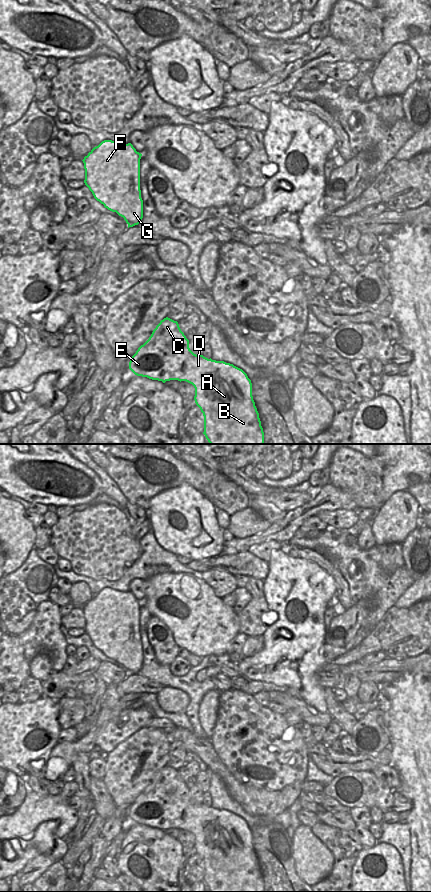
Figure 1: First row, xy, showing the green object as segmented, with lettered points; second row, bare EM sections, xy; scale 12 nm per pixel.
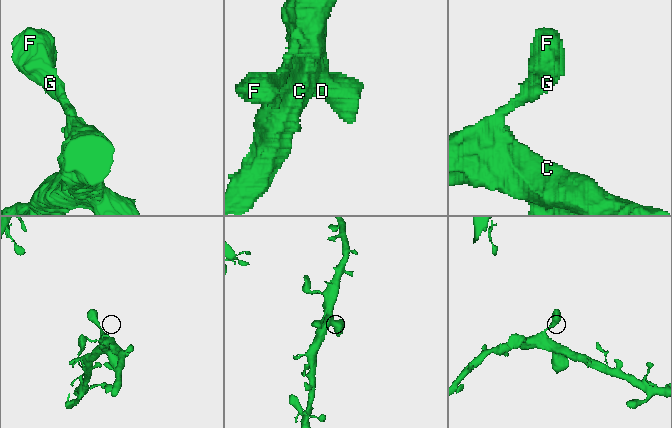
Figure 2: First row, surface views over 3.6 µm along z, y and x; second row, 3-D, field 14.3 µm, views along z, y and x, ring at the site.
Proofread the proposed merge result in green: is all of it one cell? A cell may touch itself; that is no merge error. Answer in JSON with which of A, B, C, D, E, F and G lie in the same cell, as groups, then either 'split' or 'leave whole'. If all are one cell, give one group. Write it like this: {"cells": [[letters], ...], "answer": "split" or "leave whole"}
{"cells": [["A", "B", "C", "D", "E", "F", "G"]], "answer": "leave whole"}

